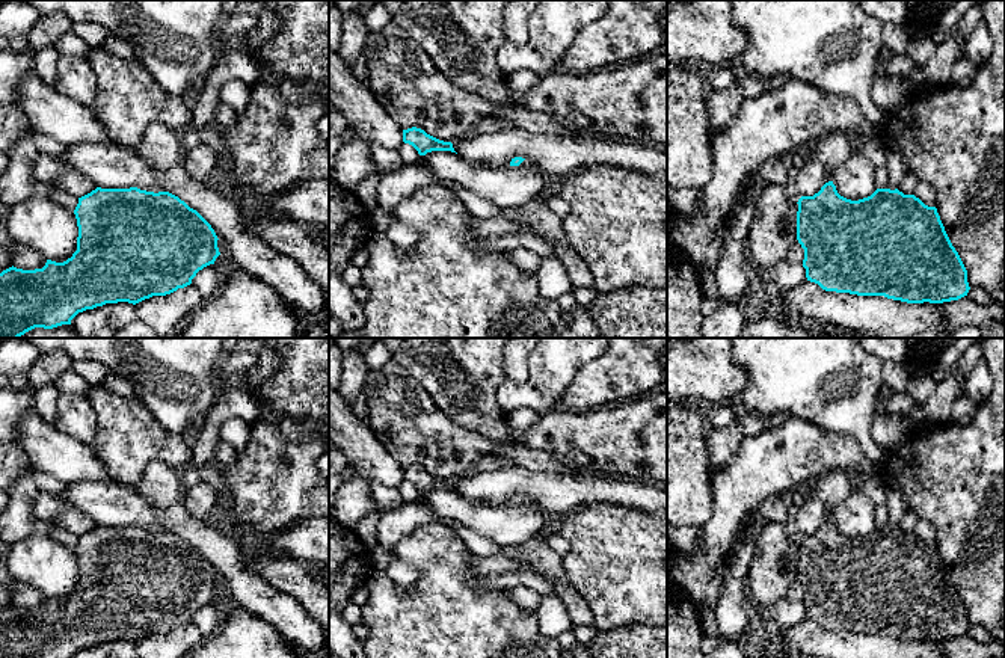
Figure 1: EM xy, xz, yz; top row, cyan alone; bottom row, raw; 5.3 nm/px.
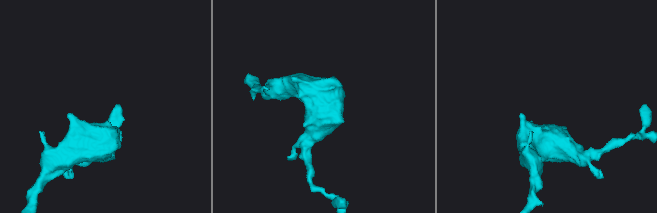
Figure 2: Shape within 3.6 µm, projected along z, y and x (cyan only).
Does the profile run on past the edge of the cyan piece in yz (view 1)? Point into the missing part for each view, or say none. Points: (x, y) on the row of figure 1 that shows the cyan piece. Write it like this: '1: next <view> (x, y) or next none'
1: next none

